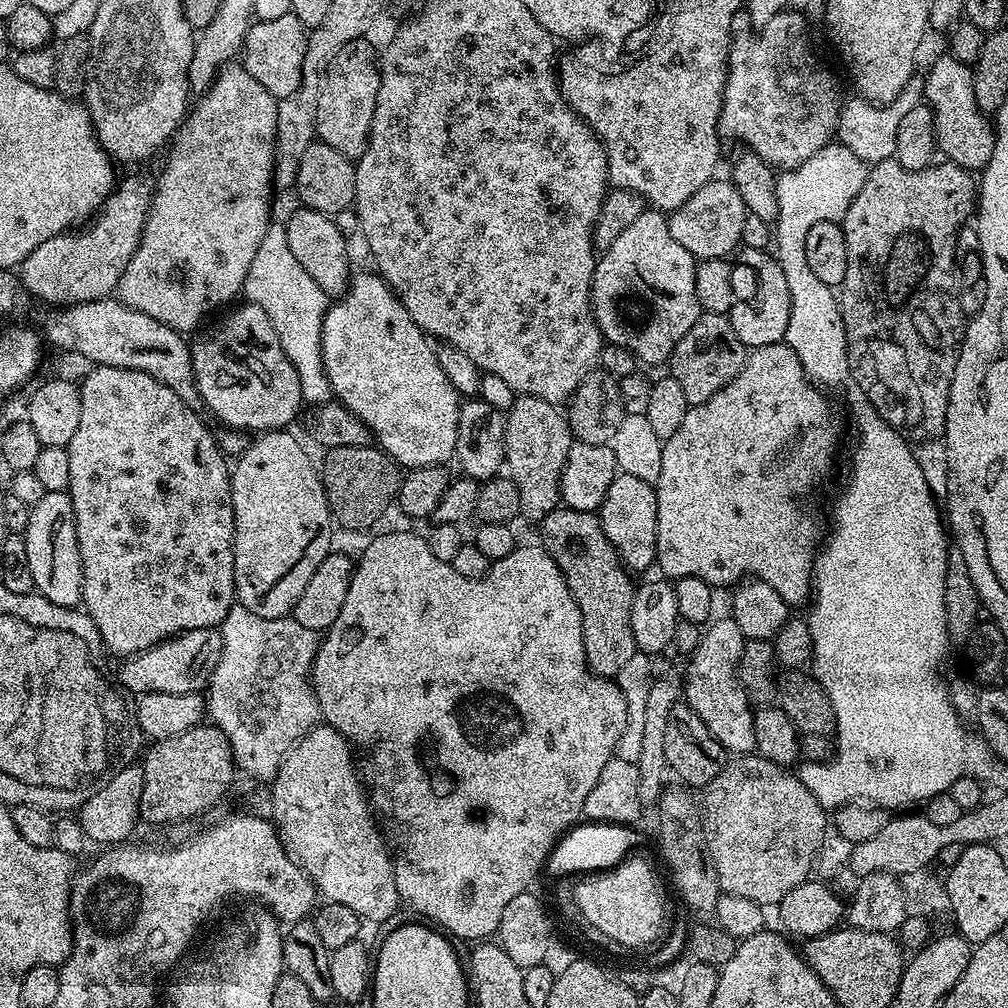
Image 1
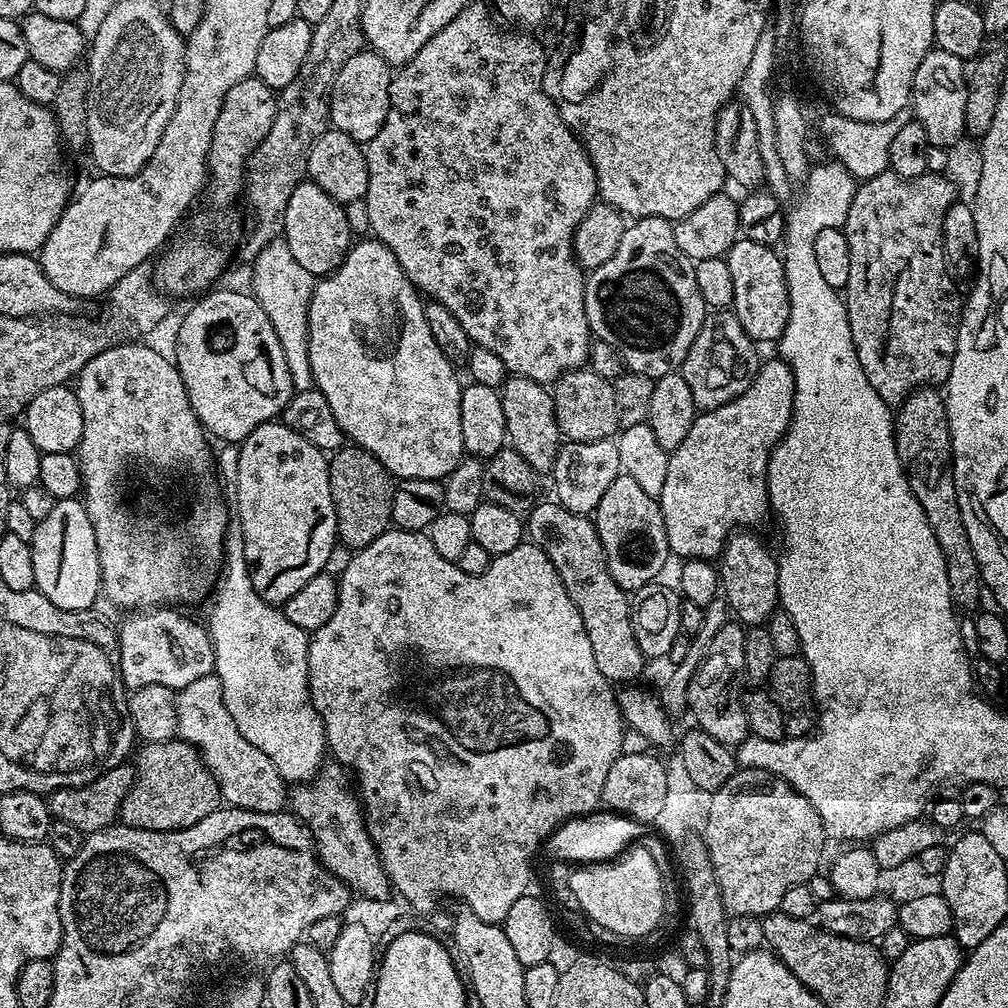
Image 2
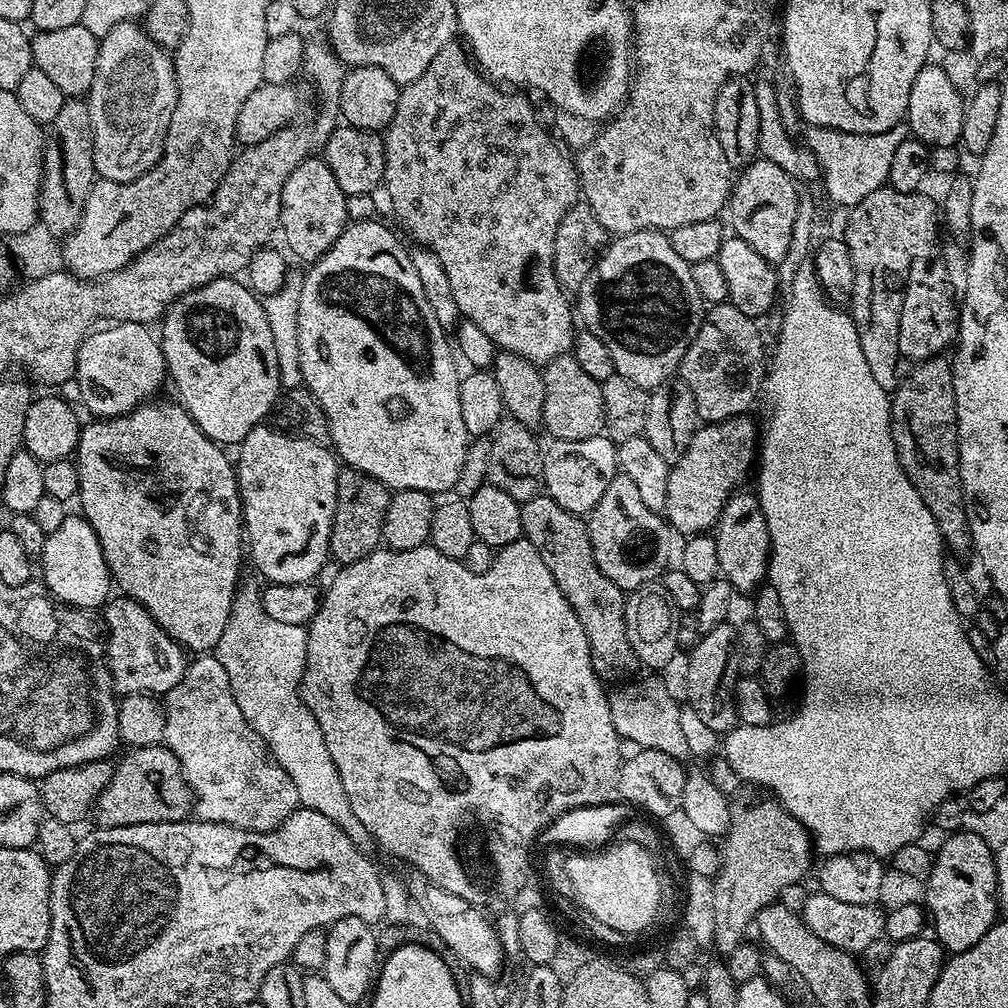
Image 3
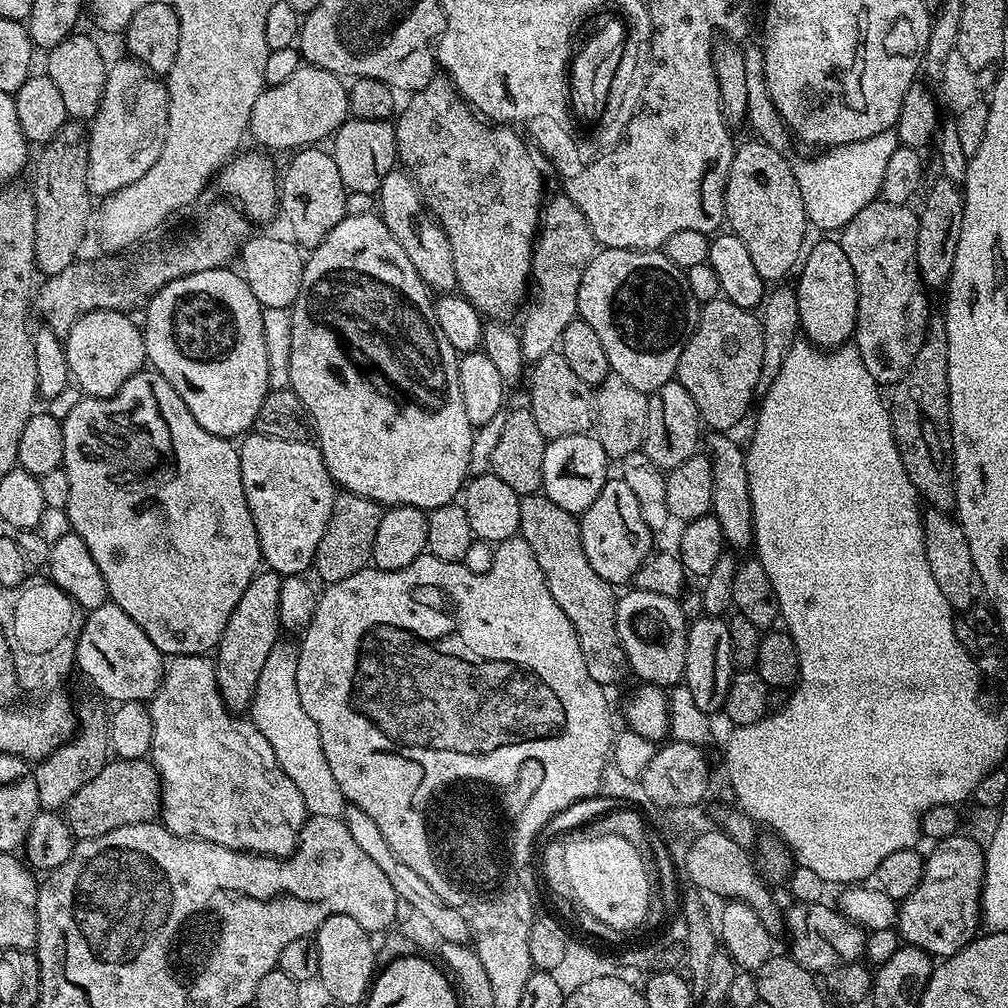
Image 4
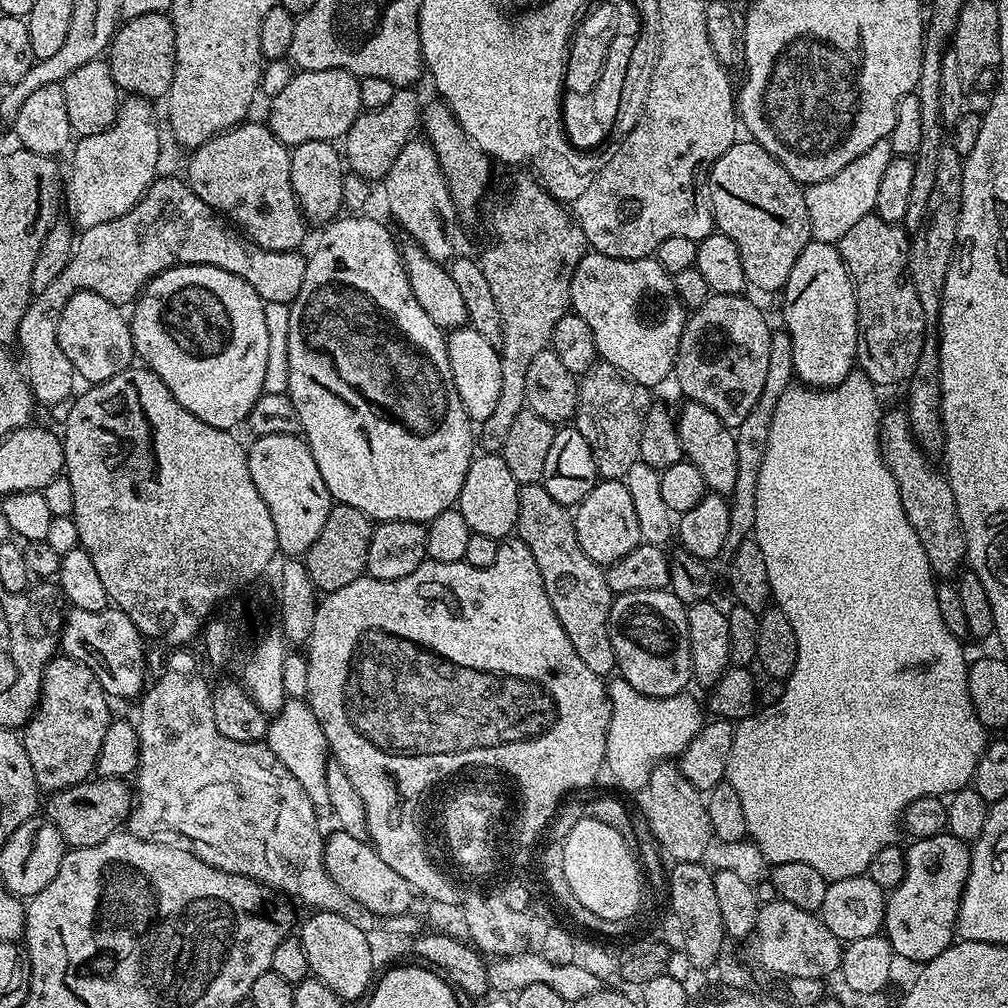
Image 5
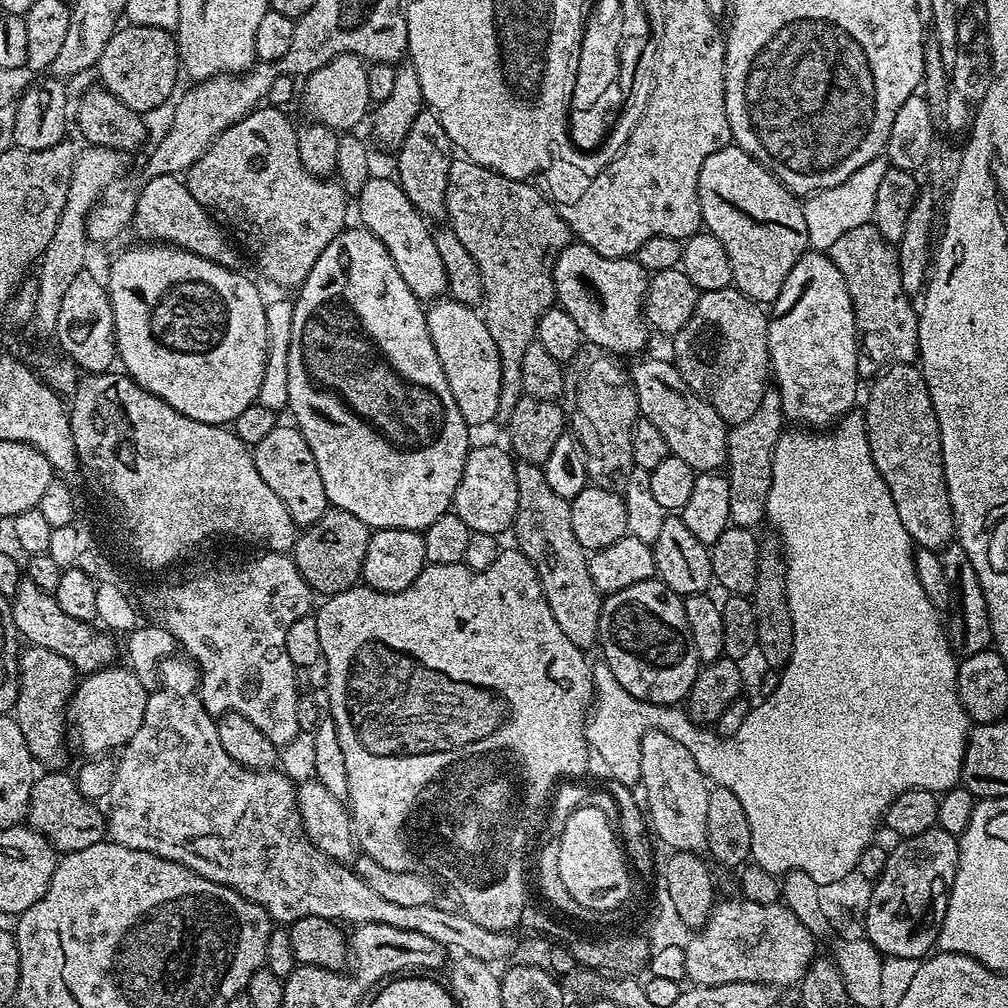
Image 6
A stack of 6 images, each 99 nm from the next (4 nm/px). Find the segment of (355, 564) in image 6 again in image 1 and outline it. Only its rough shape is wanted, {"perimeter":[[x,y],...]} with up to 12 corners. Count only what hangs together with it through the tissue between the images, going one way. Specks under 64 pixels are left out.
{"perimeter":[[379,446],[323,453],[328,508],[368,528],[400,491],[402,469]]}

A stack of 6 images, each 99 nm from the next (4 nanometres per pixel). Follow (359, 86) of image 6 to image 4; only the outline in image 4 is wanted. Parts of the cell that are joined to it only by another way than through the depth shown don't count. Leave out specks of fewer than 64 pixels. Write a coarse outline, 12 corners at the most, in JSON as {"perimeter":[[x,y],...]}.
{"perimeter":[[294,70],[250,110],[251,139],[316,146],[349,119],[330,70]]}

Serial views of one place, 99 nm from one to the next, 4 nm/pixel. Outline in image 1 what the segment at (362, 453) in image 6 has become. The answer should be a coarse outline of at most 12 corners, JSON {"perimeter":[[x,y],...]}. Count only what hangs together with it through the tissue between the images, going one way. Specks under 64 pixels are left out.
{"perimeter":[[383,276],[322,322],[332,396],[401,469],[455,457],[462,397]]}

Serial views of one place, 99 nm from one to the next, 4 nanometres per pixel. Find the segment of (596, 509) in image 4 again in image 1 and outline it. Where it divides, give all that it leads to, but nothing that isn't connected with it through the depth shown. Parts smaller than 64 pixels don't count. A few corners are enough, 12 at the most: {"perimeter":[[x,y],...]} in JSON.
{"perimeter":[[620,472],[598,515],[629,573],[656,564],[653,485]]}

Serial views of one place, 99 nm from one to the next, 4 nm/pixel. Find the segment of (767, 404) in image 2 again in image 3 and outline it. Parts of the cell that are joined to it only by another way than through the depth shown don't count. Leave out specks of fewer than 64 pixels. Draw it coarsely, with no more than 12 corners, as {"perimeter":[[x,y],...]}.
{"perimeter":[[745,414],[697,427],[671,465],[663,515],[715,529],[758,456]]}

